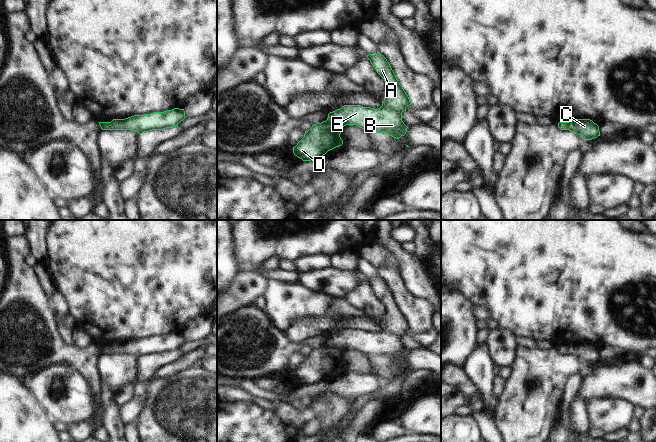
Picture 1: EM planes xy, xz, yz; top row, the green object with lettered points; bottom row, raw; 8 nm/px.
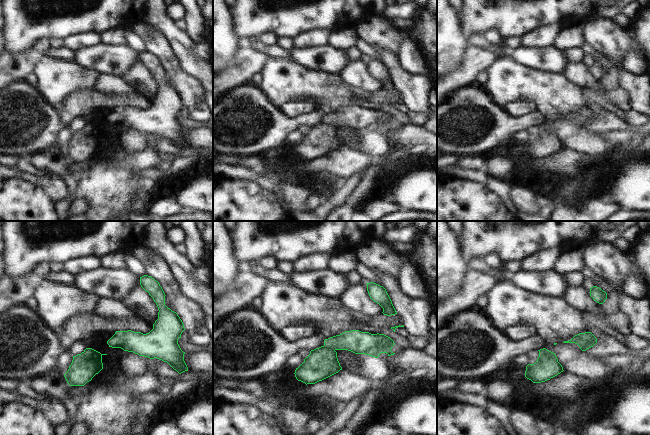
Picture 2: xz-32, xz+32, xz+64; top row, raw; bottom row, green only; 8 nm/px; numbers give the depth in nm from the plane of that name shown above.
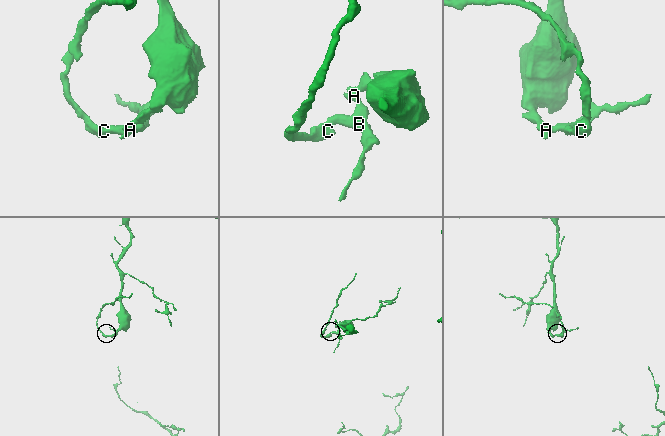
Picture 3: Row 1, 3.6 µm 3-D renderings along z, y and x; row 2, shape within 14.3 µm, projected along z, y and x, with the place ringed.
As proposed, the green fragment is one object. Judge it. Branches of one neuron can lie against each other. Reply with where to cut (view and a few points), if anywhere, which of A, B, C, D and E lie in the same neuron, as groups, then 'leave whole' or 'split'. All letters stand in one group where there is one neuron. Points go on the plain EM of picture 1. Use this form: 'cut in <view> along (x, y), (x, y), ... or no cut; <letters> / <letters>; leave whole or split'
cut in xz along (326, 344), (342, 350); A B E / C D; split

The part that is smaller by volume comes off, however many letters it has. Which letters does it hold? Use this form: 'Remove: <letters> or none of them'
Remove: C, D

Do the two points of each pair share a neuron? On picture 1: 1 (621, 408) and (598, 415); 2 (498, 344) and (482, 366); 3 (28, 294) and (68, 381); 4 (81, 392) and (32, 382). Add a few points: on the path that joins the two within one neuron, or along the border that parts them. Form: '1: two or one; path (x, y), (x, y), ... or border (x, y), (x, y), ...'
1: one; path (615, 414), (604, 415)
2: two; border (486, 344), (491, 360), (494, 363)
3: two; border (38, 371), (56, 364), (72, 364), (82, 373)
4: one; path (69, 380), (61, 373), (52, 375), (44, 382)

